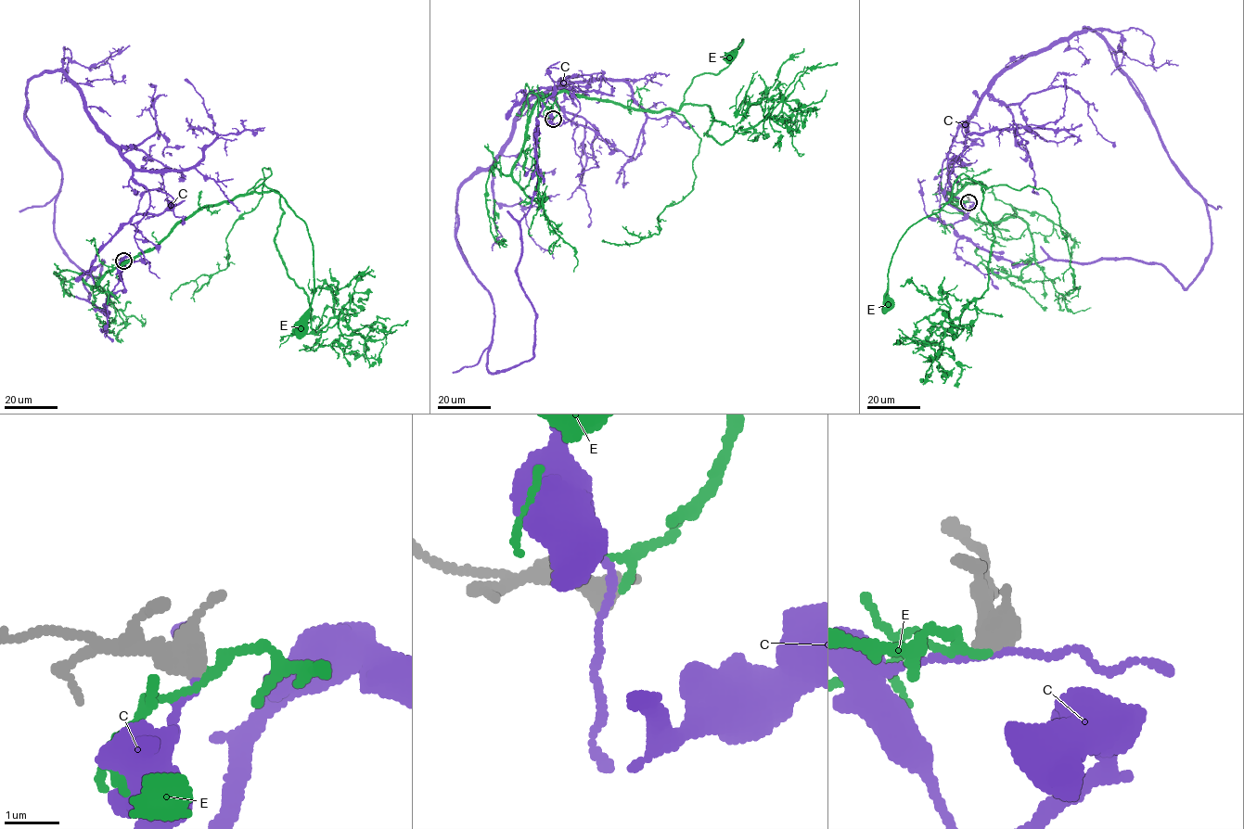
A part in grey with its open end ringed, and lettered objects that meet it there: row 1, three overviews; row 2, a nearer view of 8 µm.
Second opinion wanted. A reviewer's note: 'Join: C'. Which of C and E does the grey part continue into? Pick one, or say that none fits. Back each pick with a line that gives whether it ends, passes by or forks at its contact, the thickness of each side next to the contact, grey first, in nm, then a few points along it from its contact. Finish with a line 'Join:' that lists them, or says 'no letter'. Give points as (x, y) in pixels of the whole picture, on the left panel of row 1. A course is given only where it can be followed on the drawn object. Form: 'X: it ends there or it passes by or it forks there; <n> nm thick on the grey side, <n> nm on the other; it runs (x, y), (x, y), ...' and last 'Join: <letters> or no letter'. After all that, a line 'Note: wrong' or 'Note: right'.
E: it passes by; 400 nm thick on the grey side, 120 nm on the other; it runs (123, 261), (156, 247), (197, 210), (250, 194), (263, 183), (302, 220), (313, 246), (314, 298), (300, 327)
Join: E
Note: wrong

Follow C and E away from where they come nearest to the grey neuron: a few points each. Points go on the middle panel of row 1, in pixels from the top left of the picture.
C: (553, 119), (519, 223), (534, 355), (492, 373), (456, 196), (523, 104), (602, 72), (524, 93)
E: (554, 119), (556, 95), (565, 91), (635, 108), (677, 110), (693, 78), (728, 65), (742, 39), (730, 57)

